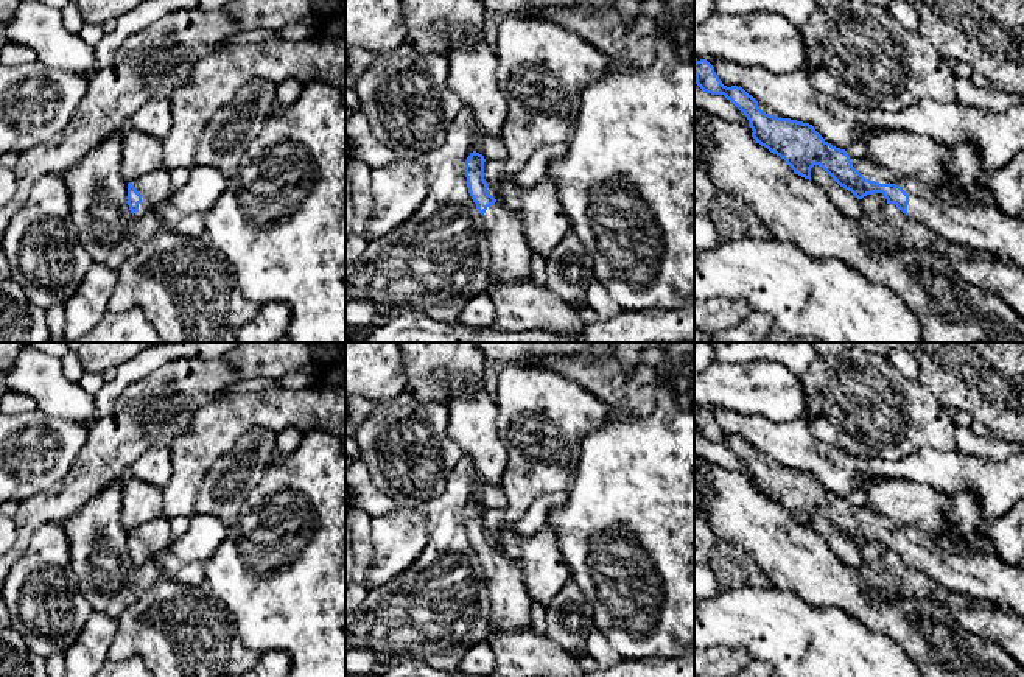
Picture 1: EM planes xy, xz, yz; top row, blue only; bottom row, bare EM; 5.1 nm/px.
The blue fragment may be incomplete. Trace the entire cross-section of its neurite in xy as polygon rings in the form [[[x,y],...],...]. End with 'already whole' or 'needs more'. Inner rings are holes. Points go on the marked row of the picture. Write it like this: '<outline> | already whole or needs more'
[[[157,168],[128,184],[128,205],[139,219],[143,213],[156,210],[159,204],[174,193],[168,170]]] | needs more

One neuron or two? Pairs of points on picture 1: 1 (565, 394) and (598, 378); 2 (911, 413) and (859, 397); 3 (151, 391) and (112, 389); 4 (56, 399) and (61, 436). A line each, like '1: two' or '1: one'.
1: two
2: one
3: two
4: two

